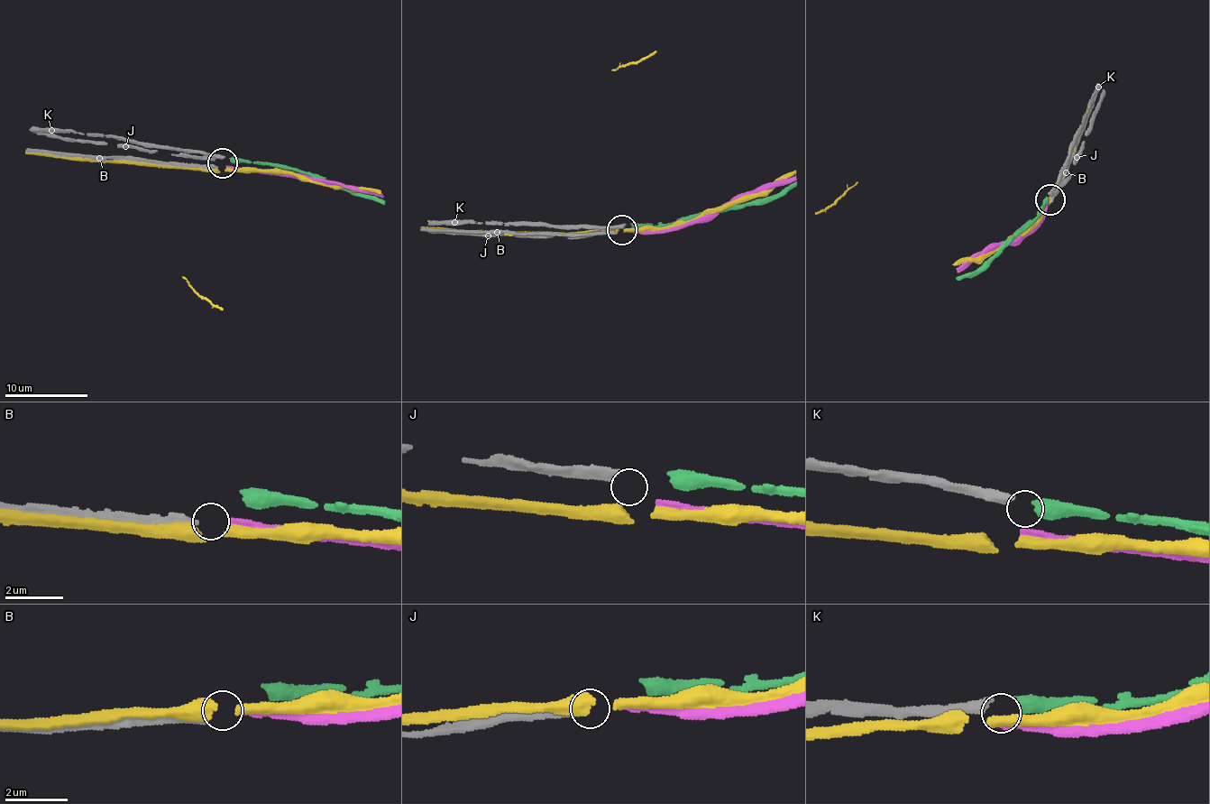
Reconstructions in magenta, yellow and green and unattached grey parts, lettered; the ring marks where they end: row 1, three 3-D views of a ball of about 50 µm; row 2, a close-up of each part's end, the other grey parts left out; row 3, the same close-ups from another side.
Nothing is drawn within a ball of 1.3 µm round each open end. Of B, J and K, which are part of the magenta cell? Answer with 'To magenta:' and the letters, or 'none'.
To magenta: B

